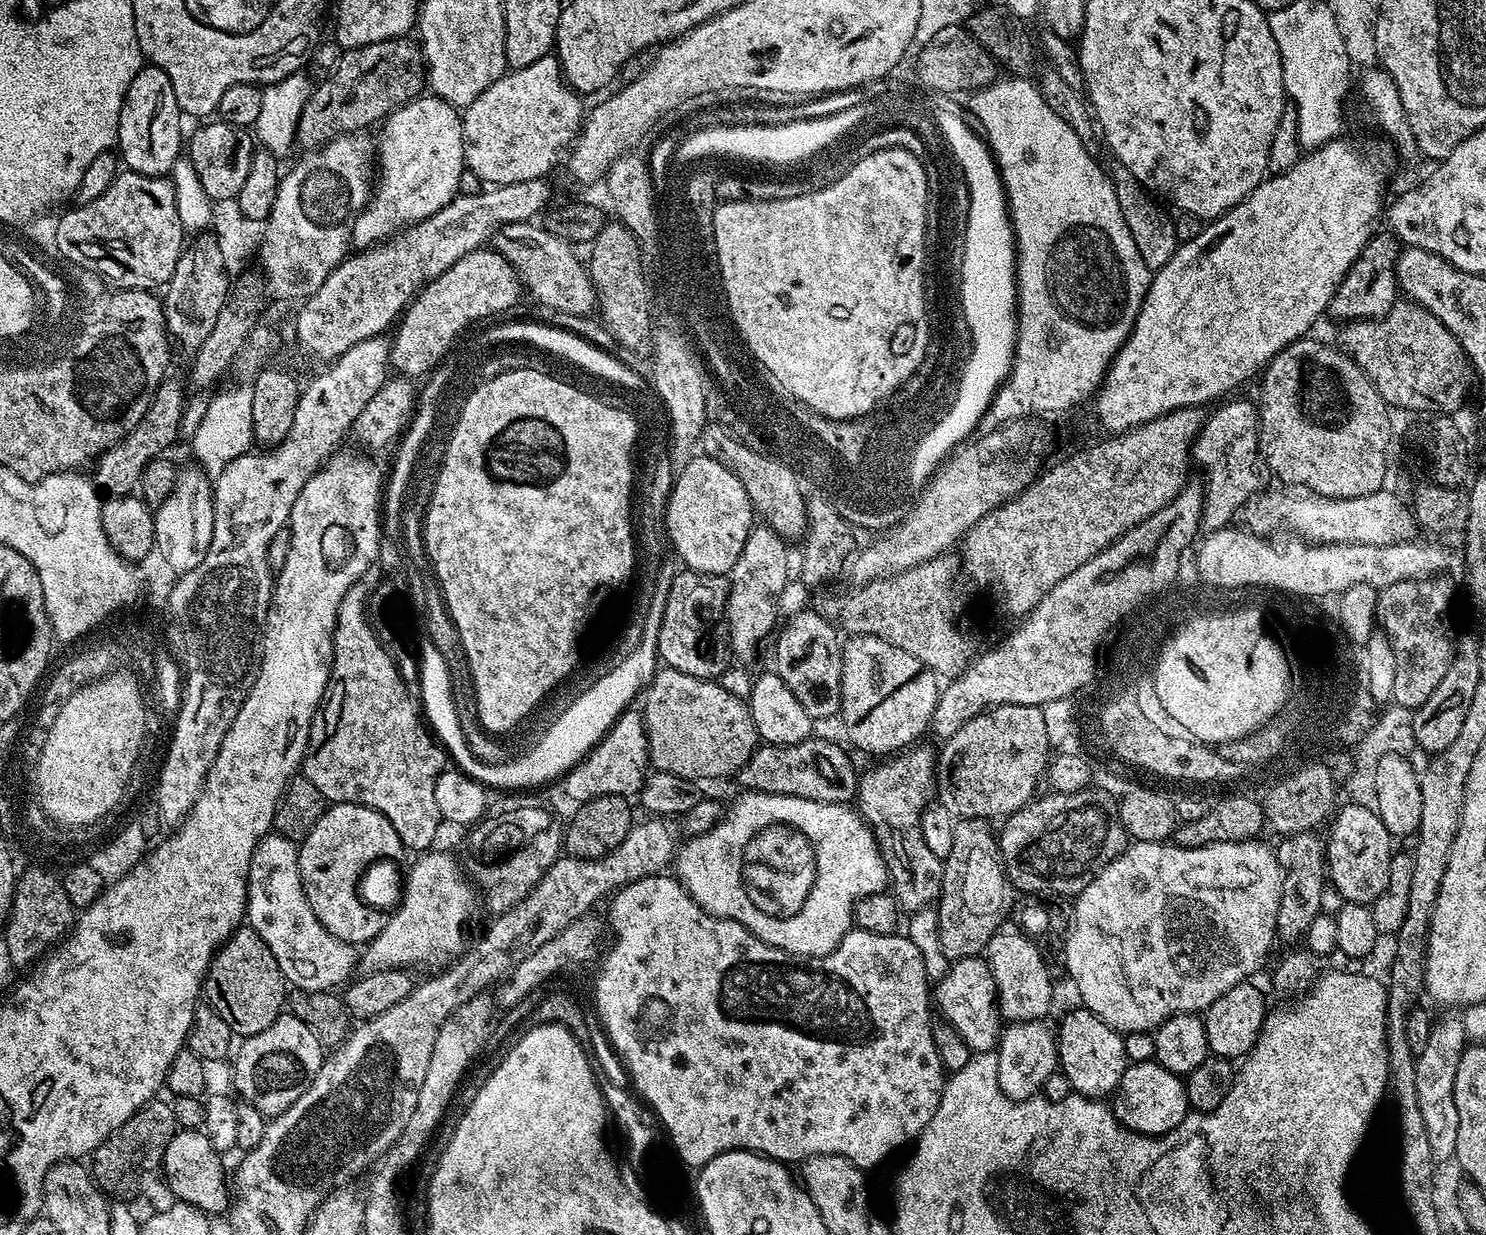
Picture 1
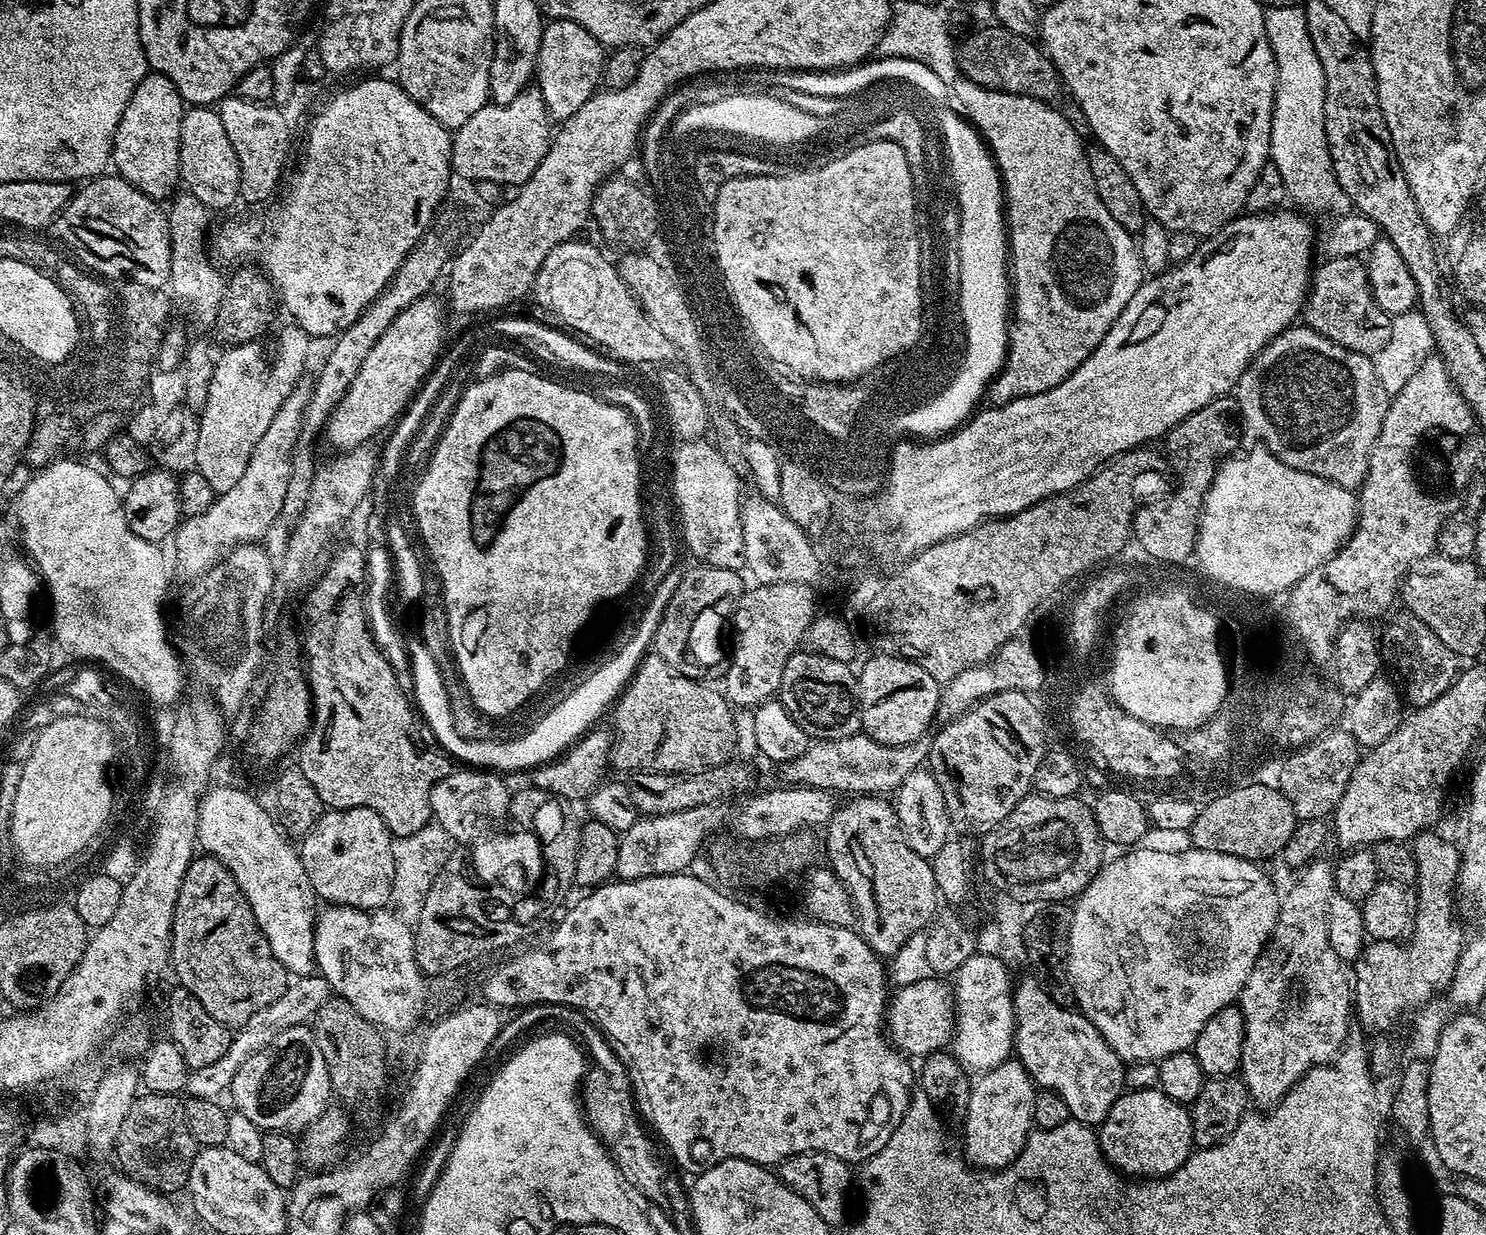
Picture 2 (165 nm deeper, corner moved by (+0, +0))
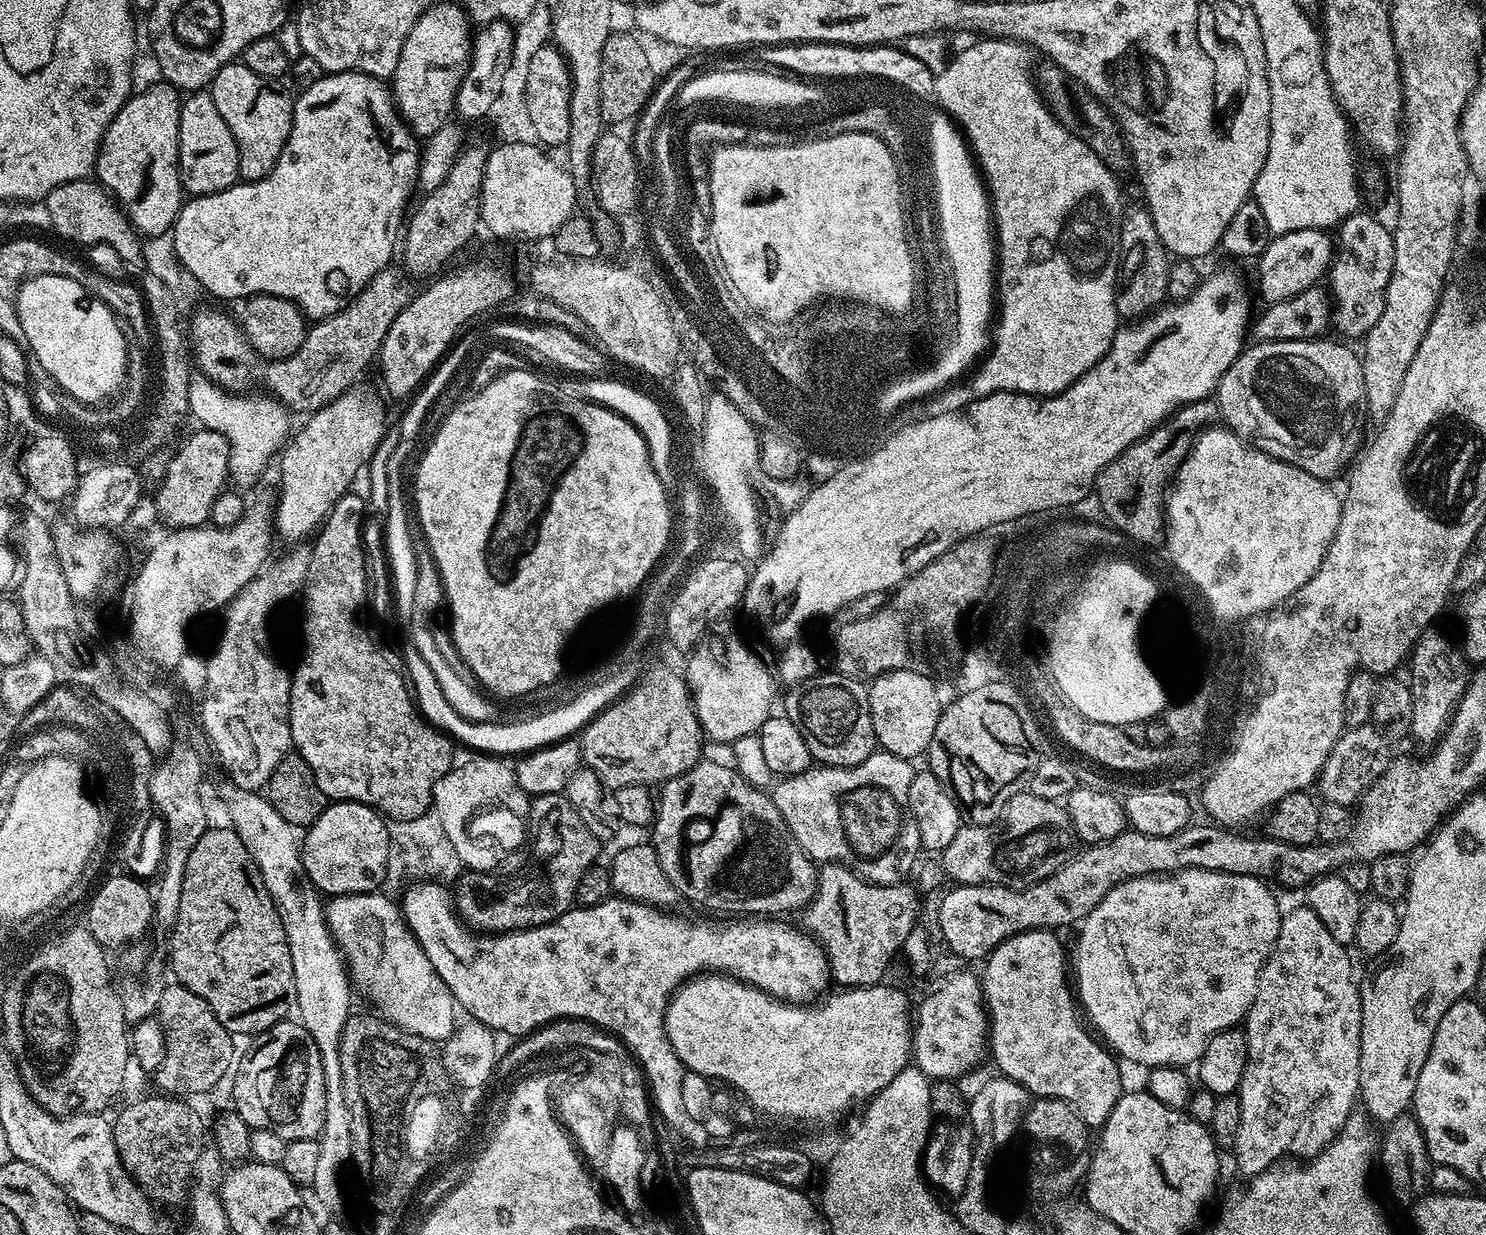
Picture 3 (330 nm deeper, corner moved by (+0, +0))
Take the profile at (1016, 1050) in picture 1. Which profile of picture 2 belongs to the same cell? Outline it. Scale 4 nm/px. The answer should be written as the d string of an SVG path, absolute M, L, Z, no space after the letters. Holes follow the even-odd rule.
M1009 1058L1005 1064L983 1073L972 1085L966 1101L968 1121L964 1124L966 1156L977 1169L1007 1168L1020 1157L1025 1142L1033 1131L1032 1111L1038 1091L1024 1065Z

